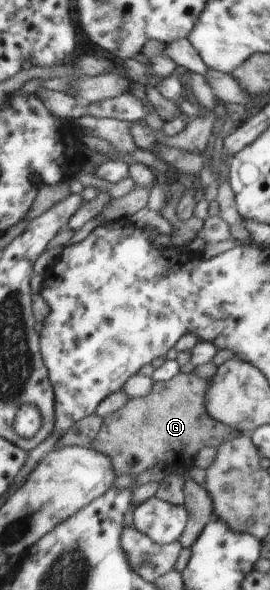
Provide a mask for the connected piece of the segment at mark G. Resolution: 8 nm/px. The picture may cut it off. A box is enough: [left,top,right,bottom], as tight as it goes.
[92,372,242,476]

